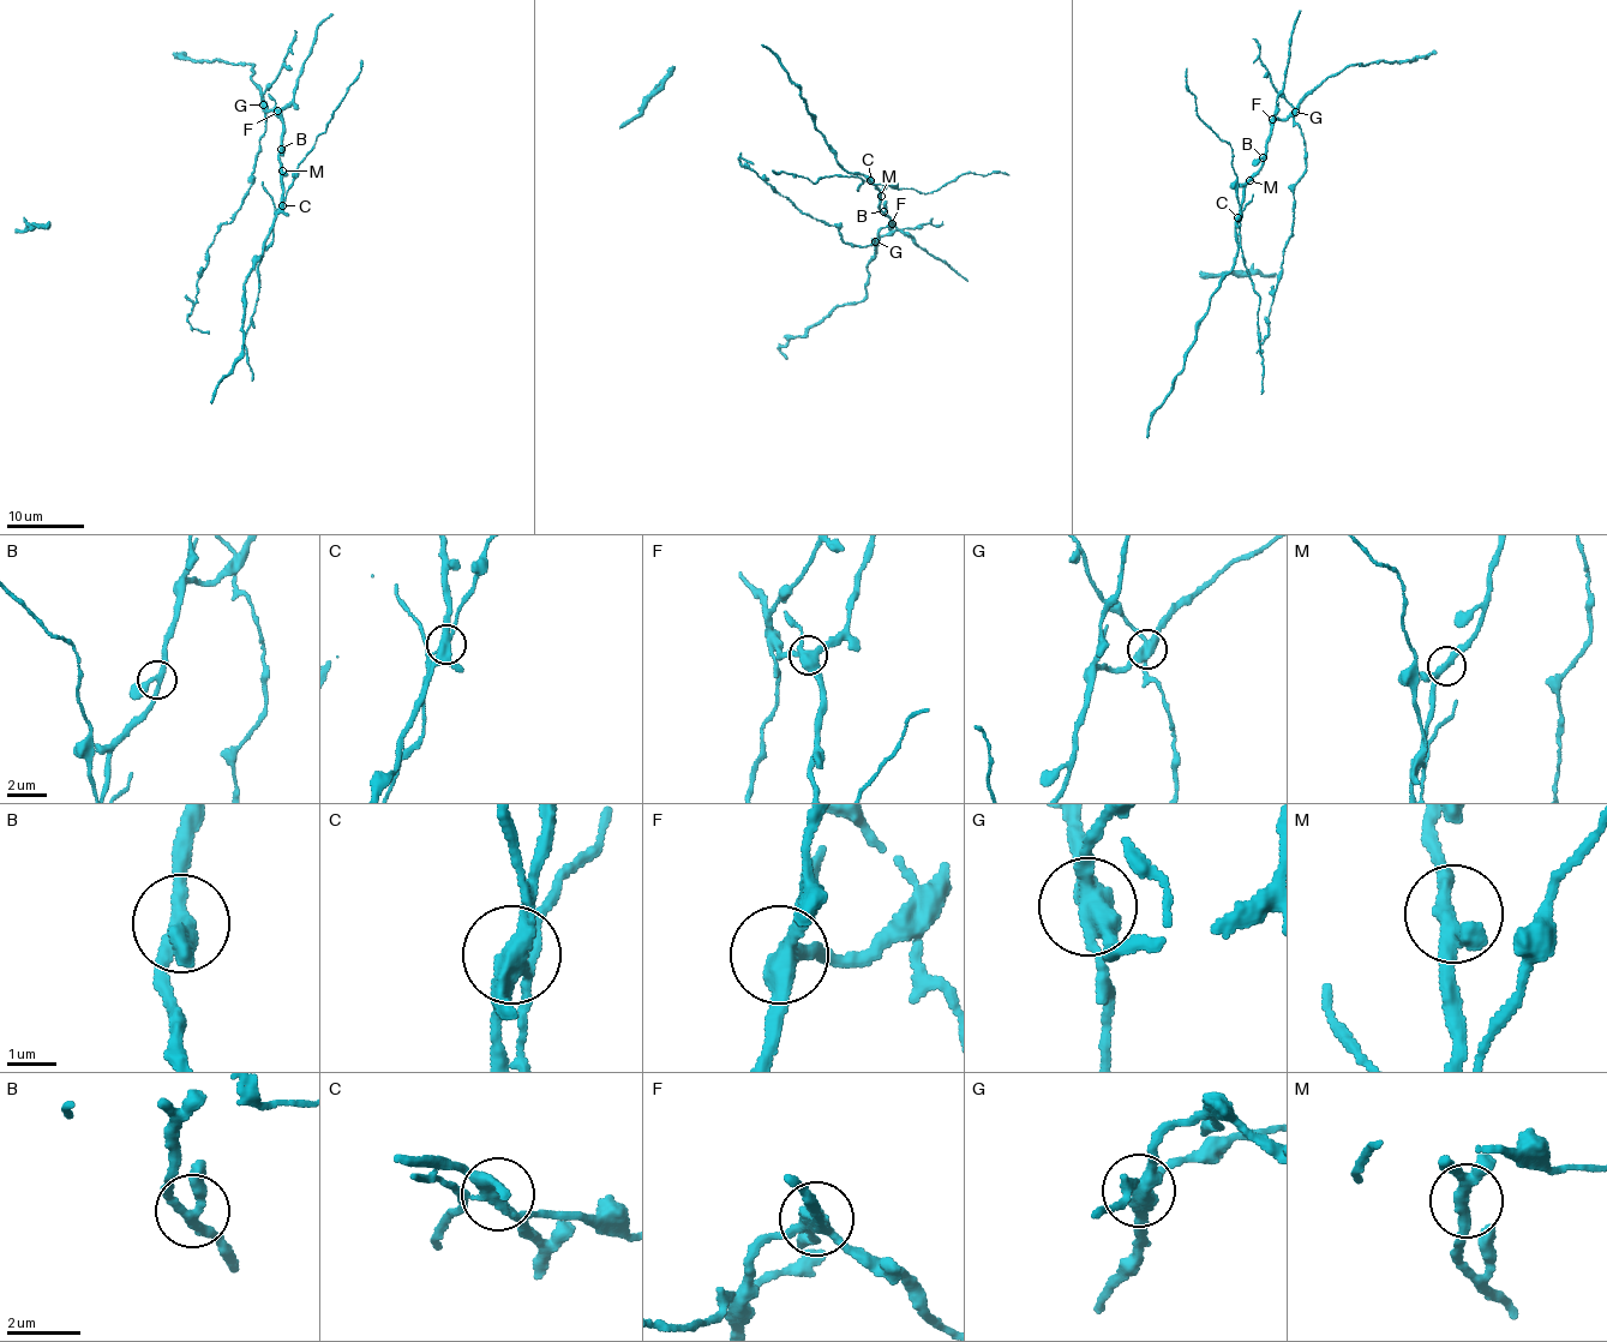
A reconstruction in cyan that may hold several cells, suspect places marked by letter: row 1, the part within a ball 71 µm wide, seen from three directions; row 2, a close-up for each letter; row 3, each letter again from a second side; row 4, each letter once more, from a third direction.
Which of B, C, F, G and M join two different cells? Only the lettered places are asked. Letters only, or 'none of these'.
C, G

